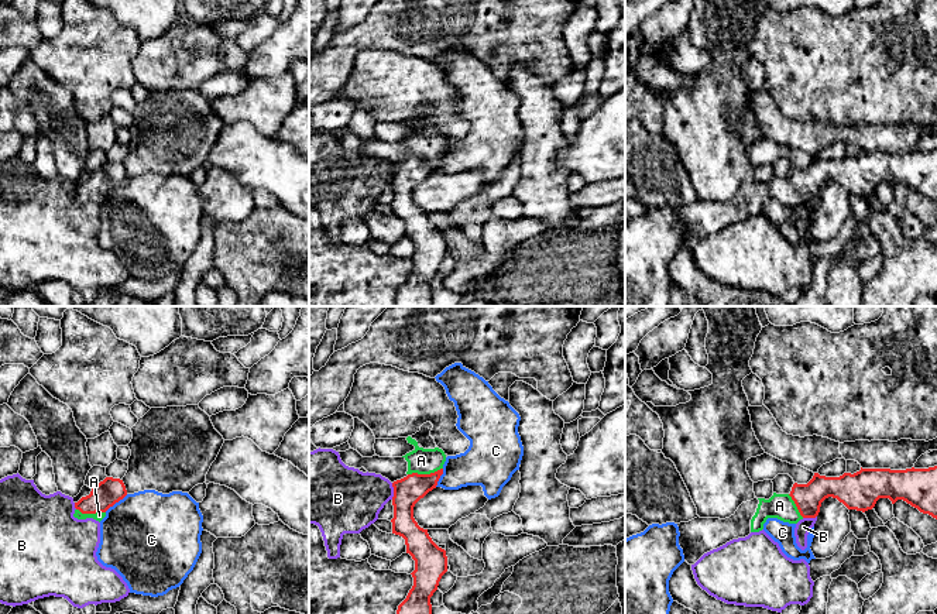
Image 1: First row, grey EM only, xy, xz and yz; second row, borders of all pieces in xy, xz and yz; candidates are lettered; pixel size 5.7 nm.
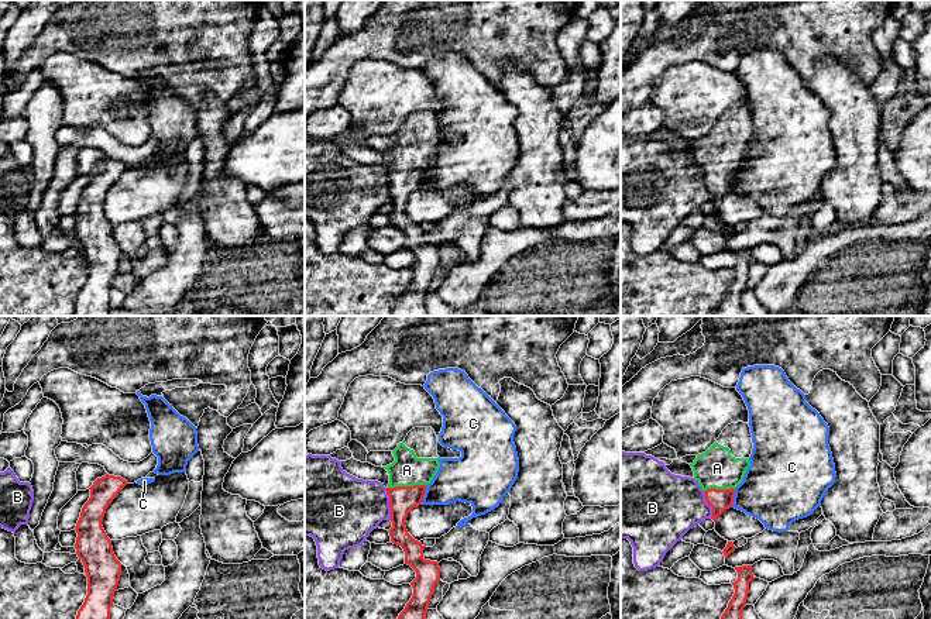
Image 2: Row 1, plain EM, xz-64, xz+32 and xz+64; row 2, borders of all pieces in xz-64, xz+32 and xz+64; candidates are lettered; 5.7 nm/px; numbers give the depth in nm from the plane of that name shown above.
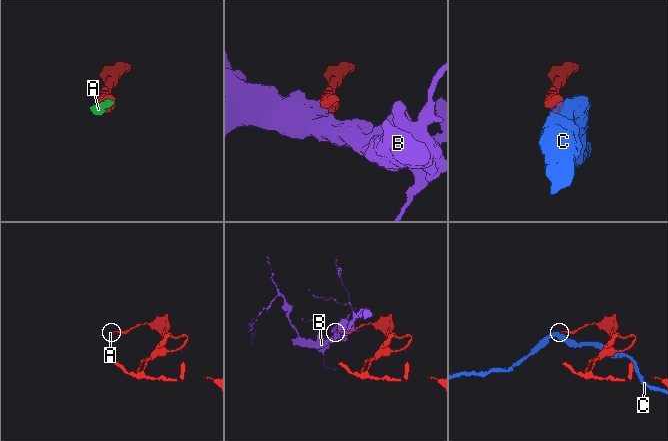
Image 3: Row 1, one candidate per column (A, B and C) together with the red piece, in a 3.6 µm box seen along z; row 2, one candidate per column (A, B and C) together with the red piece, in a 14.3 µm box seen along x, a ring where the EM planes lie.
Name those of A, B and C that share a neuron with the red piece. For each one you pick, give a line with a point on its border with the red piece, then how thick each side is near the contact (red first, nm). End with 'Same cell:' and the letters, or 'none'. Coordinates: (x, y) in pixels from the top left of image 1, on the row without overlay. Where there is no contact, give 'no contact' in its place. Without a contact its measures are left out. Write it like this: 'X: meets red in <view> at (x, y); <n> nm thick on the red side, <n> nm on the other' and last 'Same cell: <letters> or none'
A: meets red in xz at (425, 158); 160 nm thick on the red side, 150 nm on the other
Same cell: A

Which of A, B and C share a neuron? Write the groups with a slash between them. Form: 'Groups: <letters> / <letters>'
Groups: A / B / C

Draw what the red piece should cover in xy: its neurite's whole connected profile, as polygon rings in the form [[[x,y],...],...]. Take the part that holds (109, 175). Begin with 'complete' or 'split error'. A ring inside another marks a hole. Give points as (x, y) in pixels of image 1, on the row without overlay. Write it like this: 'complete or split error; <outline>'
split error; [[[106,161],[90,178],[75,186],[73,200],[78,203],[93,202],[102,205],[106,195],[127,179],[123,164]]]

